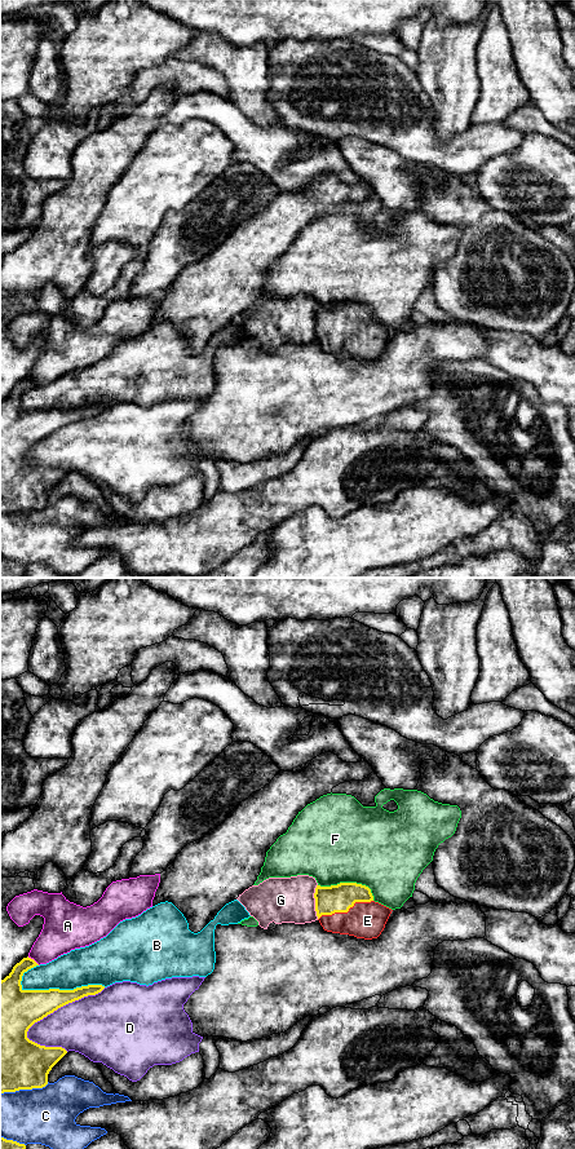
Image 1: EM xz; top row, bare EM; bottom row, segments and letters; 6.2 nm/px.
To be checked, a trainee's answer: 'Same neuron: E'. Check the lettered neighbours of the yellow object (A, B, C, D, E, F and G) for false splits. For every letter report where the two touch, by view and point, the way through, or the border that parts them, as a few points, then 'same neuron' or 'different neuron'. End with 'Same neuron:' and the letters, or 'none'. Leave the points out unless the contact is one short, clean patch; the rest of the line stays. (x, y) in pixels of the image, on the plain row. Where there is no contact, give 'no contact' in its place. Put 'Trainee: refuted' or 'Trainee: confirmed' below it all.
A: xz (32, 380) | different neuron
B: xz (61, 411) | different neuron
C: xz (23, 509) | different neuron
D: xz (62, 427) | different neuron
E: xz (345, 332) | across xz (336, 319), (336, 323), (345, 332), (353, 332), (367, 341) | same neuron
F: xz (349, 304) | different neuron
G: xz (315, 322) | different neuron
Same neuron: E
Trainee: confirmed

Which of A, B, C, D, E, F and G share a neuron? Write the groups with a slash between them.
A / B / C / D / E / F / G

